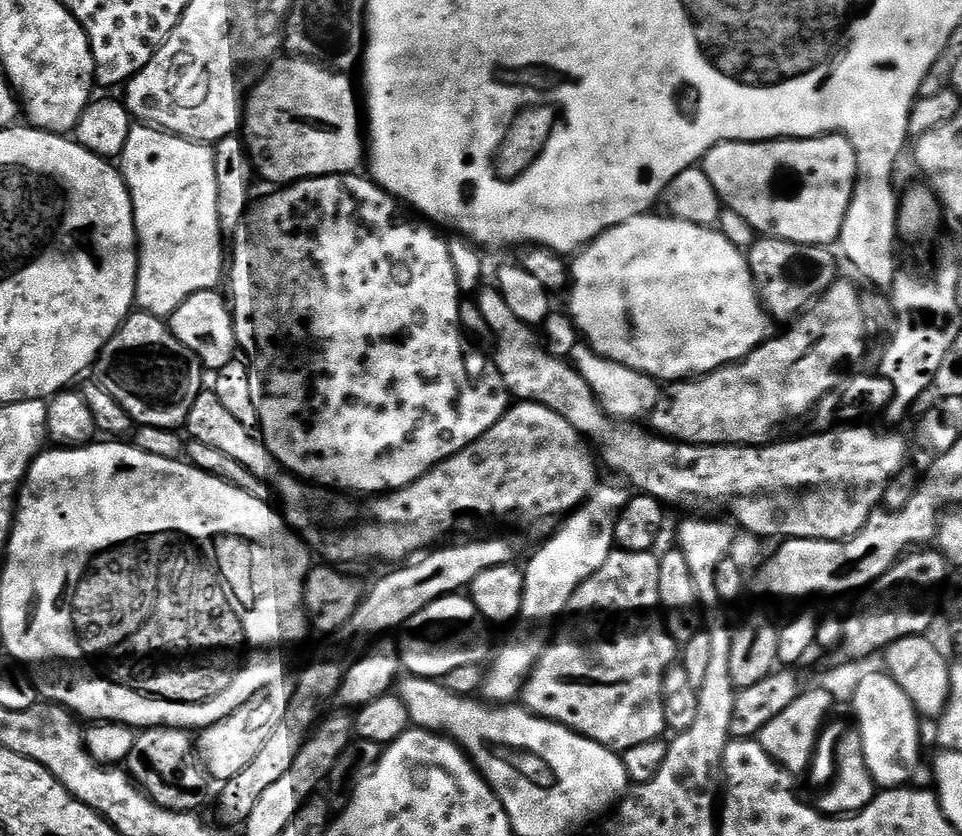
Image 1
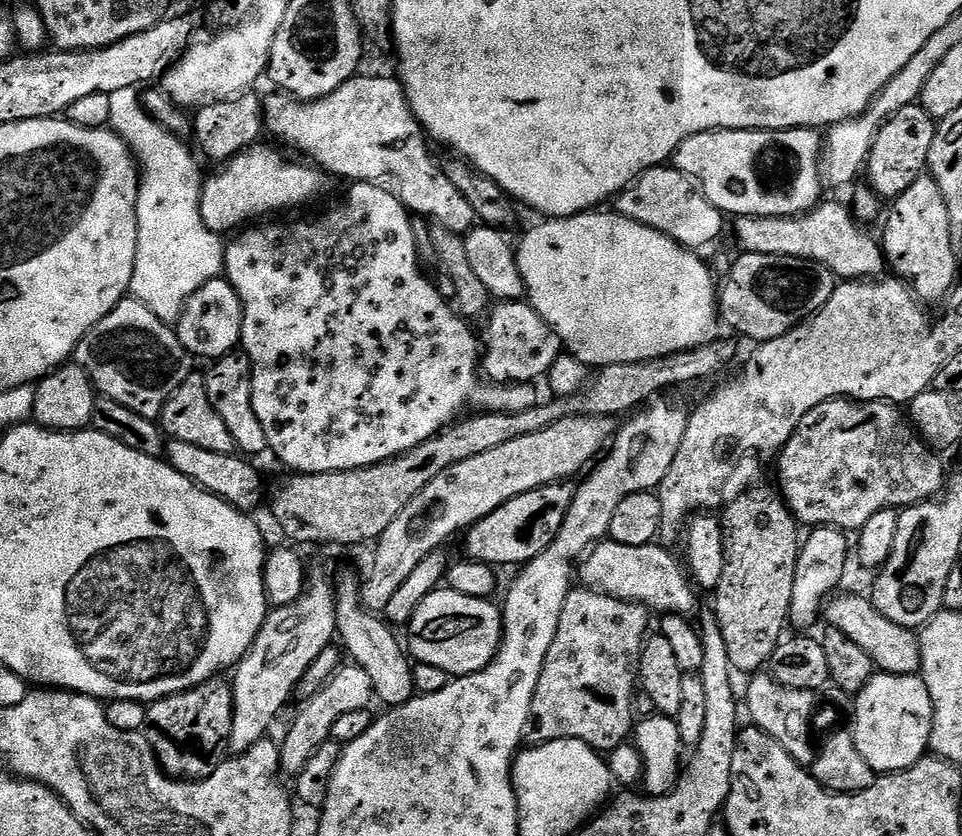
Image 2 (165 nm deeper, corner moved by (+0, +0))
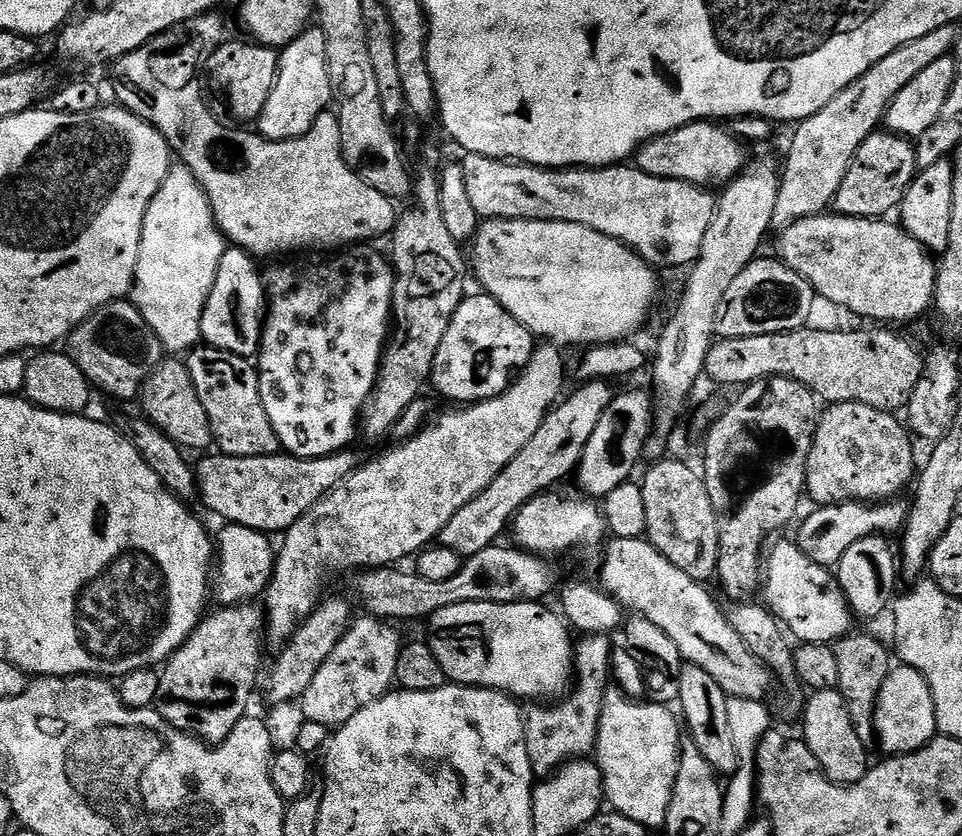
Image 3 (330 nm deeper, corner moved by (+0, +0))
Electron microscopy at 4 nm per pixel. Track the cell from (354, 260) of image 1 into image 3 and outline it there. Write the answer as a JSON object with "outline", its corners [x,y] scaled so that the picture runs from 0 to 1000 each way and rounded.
{"outline":[[[363,294],[357,299],[337,304],[334,311],[312,311],[309,316],[287,316],[273,327],[279,346],[279,372],[274,379],[274,398],[270,406],[268,422],[268,444],[270,446],[270,465],[272,467],[272,486],[277,486],[277,500],[281,500],[281,510],[285,510],[285,519],[289,519],[292,537],[310,549],[328,549],[347,544],[361,537],[366,525],[372,522],[372,504],[375,501],[378,484],[391,464],[391,453],[395,451],[395,433],[399,429],[399,417],[405,406],[405,394],[410,388],[407,377],[407,353],[412,328],[406,315],[390,301],[387,294]]]}

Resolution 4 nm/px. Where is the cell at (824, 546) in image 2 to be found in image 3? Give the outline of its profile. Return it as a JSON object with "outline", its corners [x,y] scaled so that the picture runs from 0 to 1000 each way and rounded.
{"outline":[[[928,596],[922,600],[883,600],[879,603],[859,603],[849,606],[848,612],[844,612],[836,623],[831,623],[832,633],[825,640],[825,650],[832,654],[834,663],[838,663],[838,667],[842,667],[846,672],[850,672],[857,679],[865,679],[875,667],[875,663],[879,663],[879,658],[884,658],[884,653],[888,653],[888,648],[892,648],[892,644],[897,641],[910,641],[912,639],[927,639],[927,635],[939,633],[942,626],[942,603],[939,597]]]}

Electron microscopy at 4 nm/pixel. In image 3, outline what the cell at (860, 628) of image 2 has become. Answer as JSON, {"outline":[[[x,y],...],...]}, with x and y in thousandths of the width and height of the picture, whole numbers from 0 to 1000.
{"outline":[[[822,645],[810,646],[801,652],[792,684],[792,713],[794,708],[793,717],[802,736],[818,752],[822,764],[832,770],[865,770],[883,760],[888,751],[886,726],[868,683],[838,667]]]}

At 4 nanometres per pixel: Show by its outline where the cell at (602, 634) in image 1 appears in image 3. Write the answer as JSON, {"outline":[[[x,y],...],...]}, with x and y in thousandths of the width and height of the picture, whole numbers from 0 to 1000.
{"outline":[[[611,758],[607,766],[597,775],[597,817],[593,827],[585,835],[577,840],[557,840],[548,848],[545,862],[545,886],[547,888],[547,902],[551,902],[551,916],[558,929],[569,931],[579,919],[587,915],[593,909],[607,907],[619,896],[622,883],[622,868],[626,859],[626,844],[628,831],[631,830],[634,815],[632,815],[632,798],[636,794],[636,770],[631,760]]]}

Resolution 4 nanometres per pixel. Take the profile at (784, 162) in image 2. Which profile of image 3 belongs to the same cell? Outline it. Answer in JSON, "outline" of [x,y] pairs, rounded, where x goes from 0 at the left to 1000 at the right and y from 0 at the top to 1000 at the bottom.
{"outline":[[[725,146],[672,169],[662,177],[659,196],[666,206],[680,213],[708,215],[729,222],[756,222],[779,195],[777,179],[774,169],[765,166],[756,152],[744,146]]]}

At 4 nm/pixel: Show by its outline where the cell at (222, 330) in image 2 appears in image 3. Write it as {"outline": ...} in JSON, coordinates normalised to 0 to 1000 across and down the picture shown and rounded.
{"outline":[[[234,295],[231,309],[227,313],[222,342],[218,347],[216,359],[212,362],[208,386],[208,404],[215,415],[235,419],[239,423],[259,428],[265,427],[269,422],[270,406],[274,398],[274,379],[279,372],[279,346],[274,337],[272,321],[265,315],[269,316],[257,297]]]}

